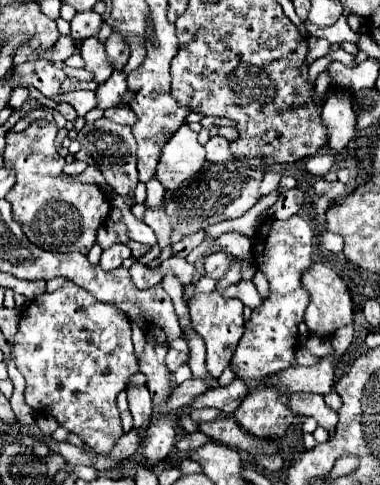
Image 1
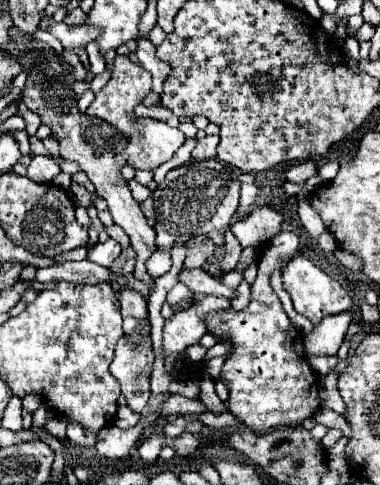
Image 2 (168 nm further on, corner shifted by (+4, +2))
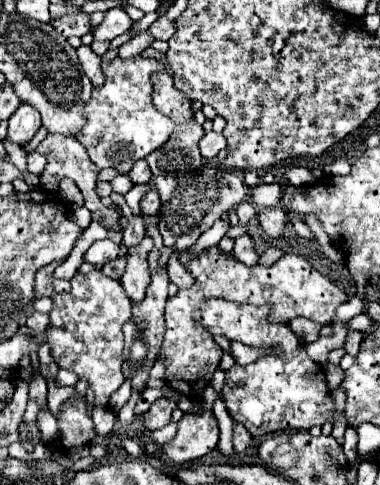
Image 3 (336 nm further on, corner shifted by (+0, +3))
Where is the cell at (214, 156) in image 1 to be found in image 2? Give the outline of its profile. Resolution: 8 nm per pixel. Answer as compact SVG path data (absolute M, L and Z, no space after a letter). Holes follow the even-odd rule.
M206 135L206 137L198 139L198 145L196 145L196 149L192 151L192 157L198 159L198 161L200 161L200 159L214 159L214 157L216 157L218 141L220 141L218 135L214 135L214 137Z

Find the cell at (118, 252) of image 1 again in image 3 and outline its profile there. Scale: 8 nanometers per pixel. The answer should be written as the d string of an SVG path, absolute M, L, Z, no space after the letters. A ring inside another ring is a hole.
M108 238L98 240L84 254L84 262L88 262L88 264L106 264L106 262L110 262L118 256L118 250L120 250L120 246L114 244L112 240L108 240Z

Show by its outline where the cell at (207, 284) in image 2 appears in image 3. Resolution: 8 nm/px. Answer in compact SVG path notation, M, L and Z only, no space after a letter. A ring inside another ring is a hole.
M170 254L168 258L168 276L170 276L170 282L174 282L178 288L188 288L194 284L192 274L186 272L186 268L176 260L176 254Z

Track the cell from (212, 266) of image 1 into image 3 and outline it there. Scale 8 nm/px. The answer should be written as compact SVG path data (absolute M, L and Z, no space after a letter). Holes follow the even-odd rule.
M248 234L236 238L236 244L234 244L232 254L234 254L240 262L244 262L246 266L254 266L254 264L258 264L258 258L260 258L254 240L252 240Z

